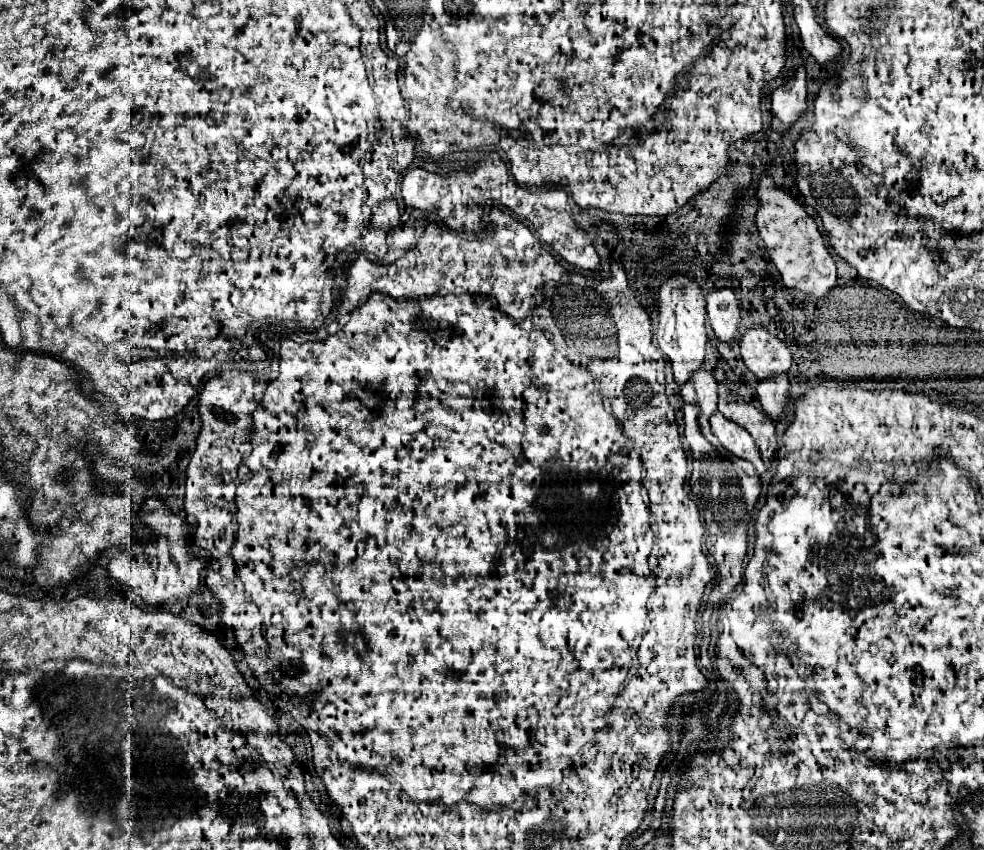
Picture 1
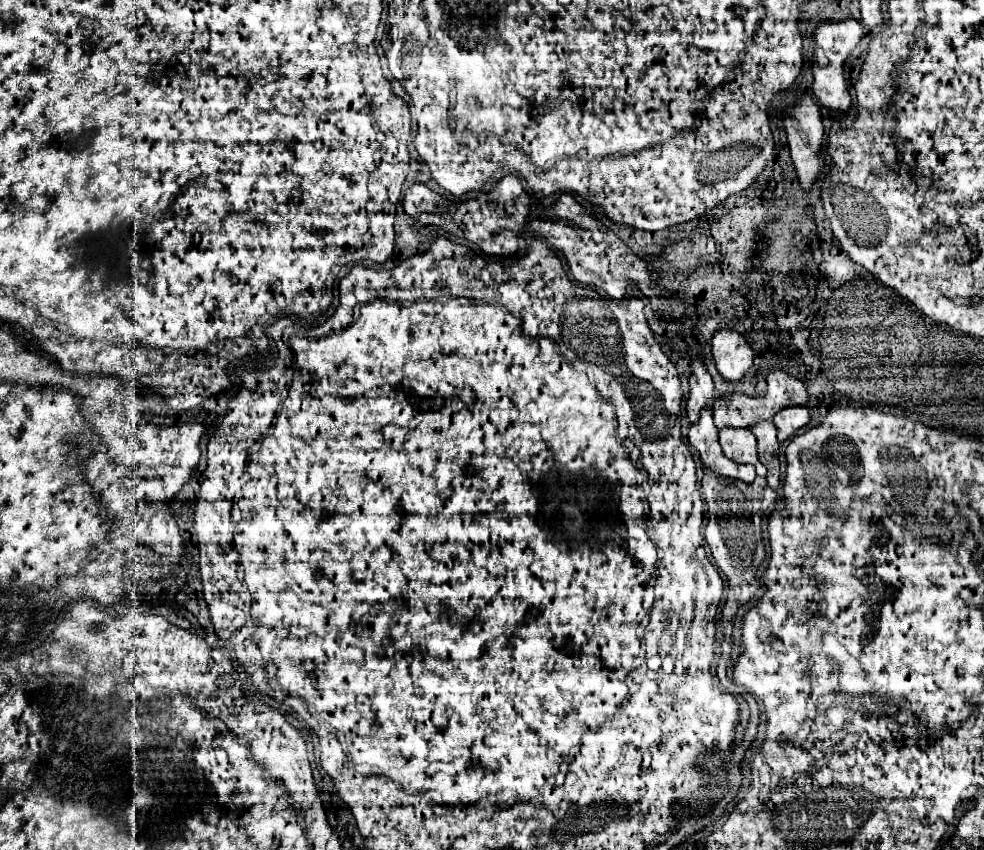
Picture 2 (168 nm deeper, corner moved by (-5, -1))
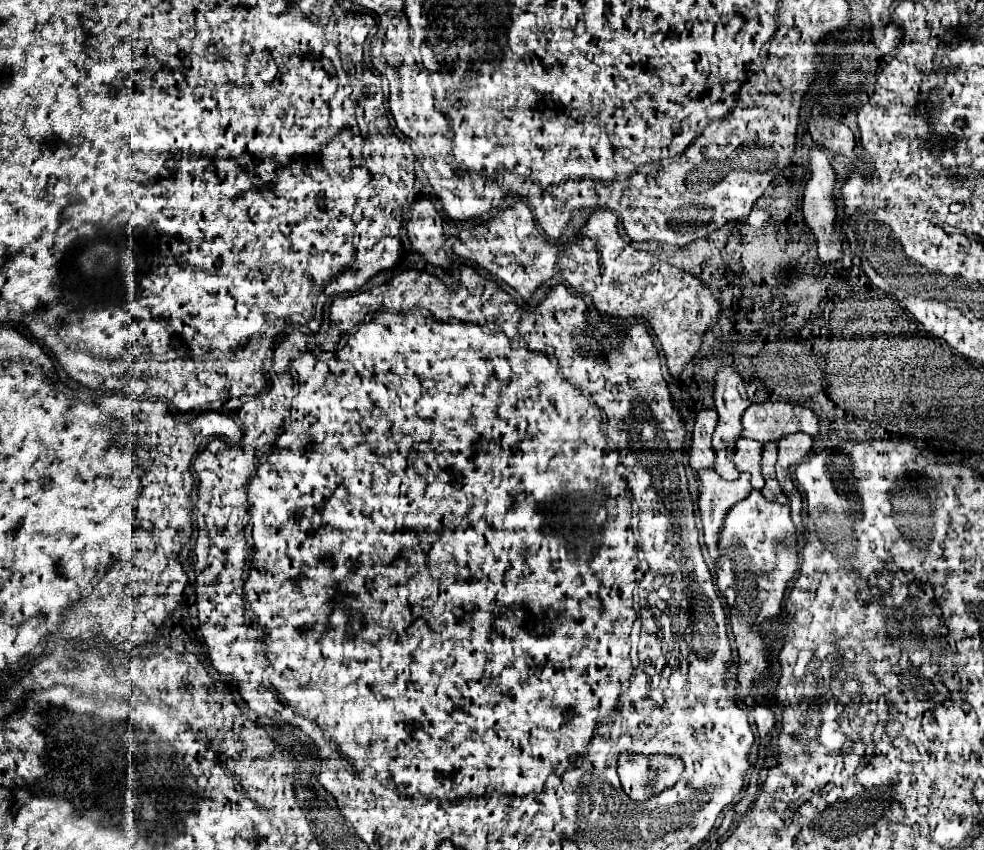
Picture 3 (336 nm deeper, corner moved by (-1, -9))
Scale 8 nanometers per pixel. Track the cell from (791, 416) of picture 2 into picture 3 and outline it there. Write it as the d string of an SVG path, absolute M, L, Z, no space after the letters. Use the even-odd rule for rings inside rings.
M794 433L778 443L778 463L776 463L776 473L778 477L790 477L792 469L800 465L806 455L812 451L812 437L804 433Z

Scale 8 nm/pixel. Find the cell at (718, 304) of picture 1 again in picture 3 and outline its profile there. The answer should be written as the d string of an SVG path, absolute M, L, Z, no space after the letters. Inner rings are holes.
M720 367L718 369L714 403L716 403L716 411L720 415L716 431L714 431L714 439L712 439L712 445L716 451L716 473L720 473L720 477L724 477L724 479L736 479L740 475L740 471L736 469L736 465L732 465L732 453L736 451L736 441L740 439L740 433L742 433L742 415L744 415L746 407L750 405L750 401L746 395L744 381L734 367Z

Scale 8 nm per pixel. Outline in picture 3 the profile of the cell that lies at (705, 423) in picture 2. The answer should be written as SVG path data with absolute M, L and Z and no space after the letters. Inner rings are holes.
M702 471L698 475L698 491L700 491L700 515L704 525L704 541L708 553L714 563L720 559L718 539L724 527L724 517L738 501L746 499L752 491L748 473L742 473L736 481L724 481L714 471Z

